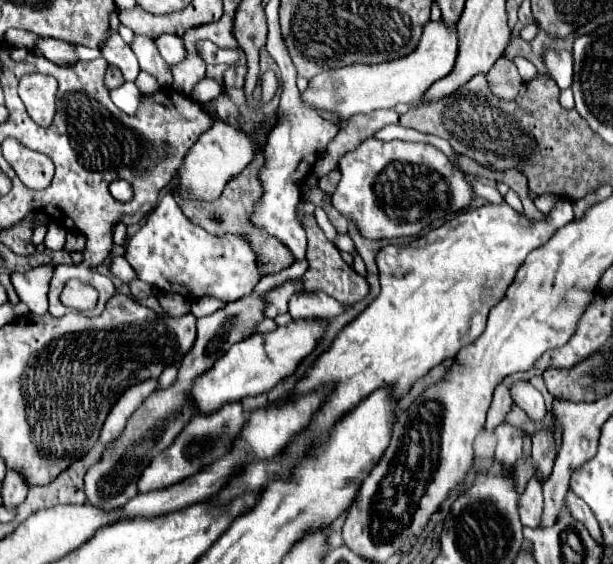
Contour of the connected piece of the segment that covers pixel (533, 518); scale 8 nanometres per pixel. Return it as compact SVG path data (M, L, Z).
M536 477L528 481L524 495L520 497L520 519L526 527L538 527L542 517L542 487Z

